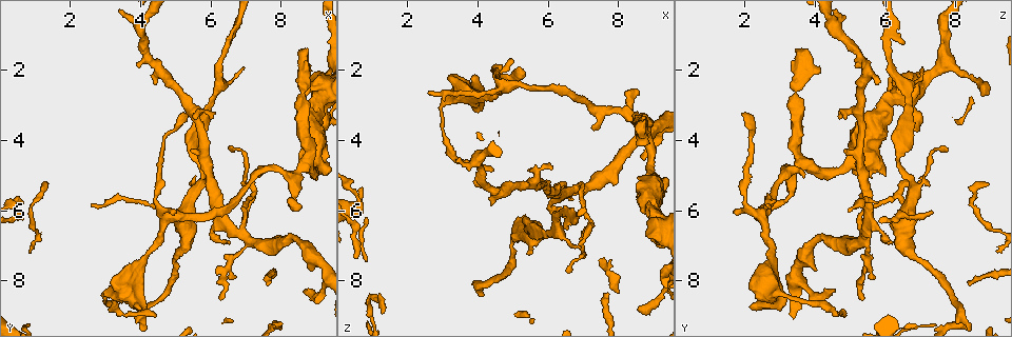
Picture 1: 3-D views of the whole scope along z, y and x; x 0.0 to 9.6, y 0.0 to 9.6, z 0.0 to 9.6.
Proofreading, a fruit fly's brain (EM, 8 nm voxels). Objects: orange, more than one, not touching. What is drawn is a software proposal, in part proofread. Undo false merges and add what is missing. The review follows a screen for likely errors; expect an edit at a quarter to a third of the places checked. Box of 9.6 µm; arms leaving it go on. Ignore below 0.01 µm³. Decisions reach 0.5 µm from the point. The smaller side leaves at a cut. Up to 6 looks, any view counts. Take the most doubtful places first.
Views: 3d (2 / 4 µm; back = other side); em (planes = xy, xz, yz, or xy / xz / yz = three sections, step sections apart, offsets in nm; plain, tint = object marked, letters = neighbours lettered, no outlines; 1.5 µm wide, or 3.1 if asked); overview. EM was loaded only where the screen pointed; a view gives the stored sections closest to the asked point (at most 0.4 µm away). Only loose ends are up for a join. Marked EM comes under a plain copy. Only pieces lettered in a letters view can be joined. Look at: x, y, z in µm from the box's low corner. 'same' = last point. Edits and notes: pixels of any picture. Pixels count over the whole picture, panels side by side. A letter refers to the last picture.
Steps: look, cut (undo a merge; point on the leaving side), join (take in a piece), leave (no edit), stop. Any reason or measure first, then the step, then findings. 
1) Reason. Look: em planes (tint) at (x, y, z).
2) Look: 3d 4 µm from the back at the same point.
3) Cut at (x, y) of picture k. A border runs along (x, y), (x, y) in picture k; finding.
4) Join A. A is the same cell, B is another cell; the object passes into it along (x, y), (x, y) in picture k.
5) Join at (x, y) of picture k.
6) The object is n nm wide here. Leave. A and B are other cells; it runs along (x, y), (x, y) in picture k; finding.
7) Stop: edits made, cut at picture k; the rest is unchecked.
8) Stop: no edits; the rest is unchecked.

Branch stops here. Look: em planes (letters) at (8.95, 3.65, 6.80).

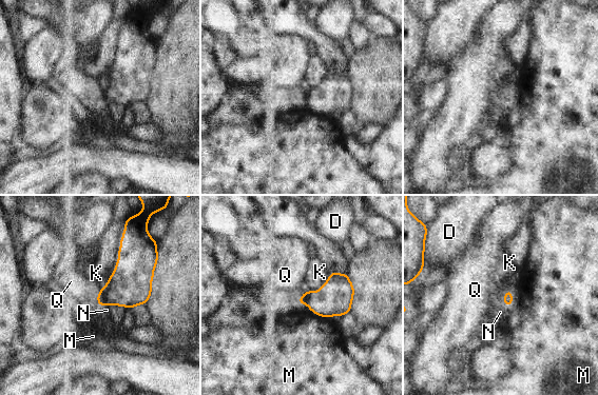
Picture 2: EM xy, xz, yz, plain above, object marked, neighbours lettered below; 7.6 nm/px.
The longest contact is with K, 500 nm. Leave. D, K, M, N and Q are other cells; a border runs along (100, 289), (97, 295), (97, 304) in picture 2; none of them fits.

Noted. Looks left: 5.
Free end. Look: 3d 2 µm at (5.40, 5.25, 7.20).

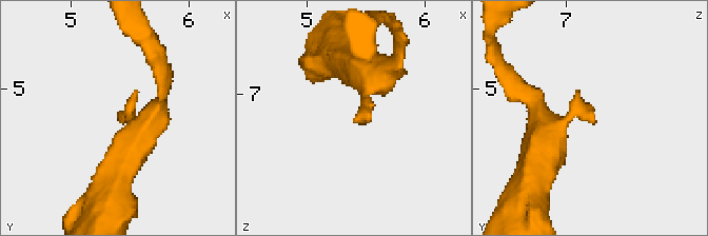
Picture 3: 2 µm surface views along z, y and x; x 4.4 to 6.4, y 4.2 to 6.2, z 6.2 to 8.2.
Need the tissue. Look: em xy step 4 (letters) at (5.38, 5.24, 7.22).

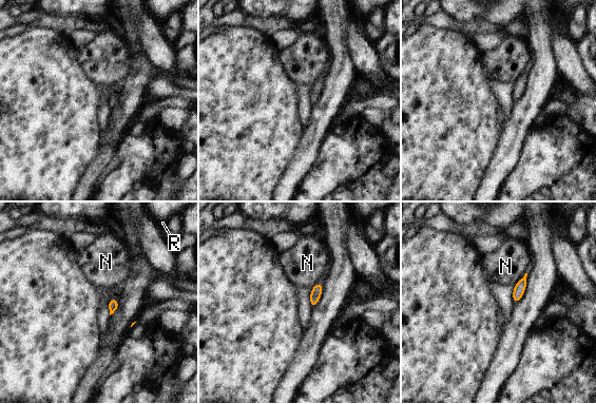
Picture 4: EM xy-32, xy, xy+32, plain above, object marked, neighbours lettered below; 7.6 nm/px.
Look: em planes (letters) at the same point.

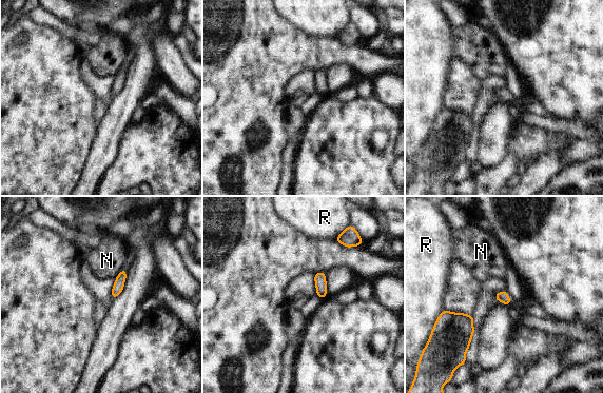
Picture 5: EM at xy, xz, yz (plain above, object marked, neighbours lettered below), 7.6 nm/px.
Leave. N and R are other cells; a border runs along (123, 267), (115, 276) in picture 5; no lettered piece goes on from it.

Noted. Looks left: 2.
Free end. Look: em planes (tint) at (6.20, 3.20, 4.85).

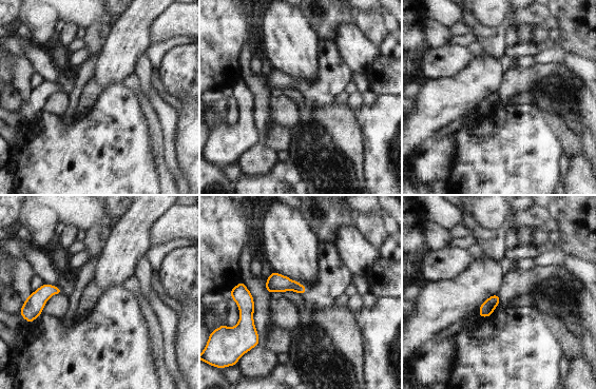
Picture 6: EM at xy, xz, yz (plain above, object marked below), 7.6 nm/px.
What lies round it. Look: em planes (letters) at the same point.

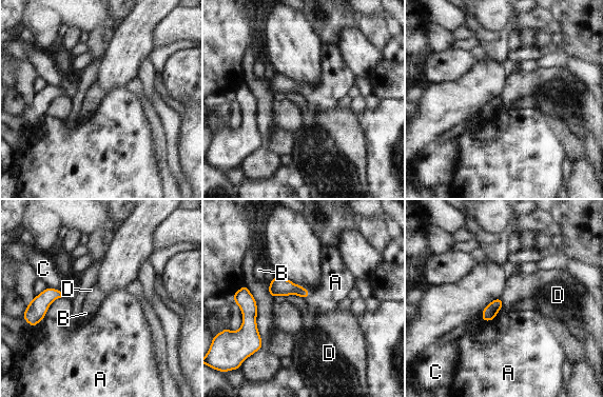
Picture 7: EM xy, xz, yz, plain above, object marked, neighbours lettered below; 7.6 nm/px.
Leave. A, B, C and D are other cells; a border runs along (502, 306), (492, 319), (482, 321) in picture 7; none of them fits.

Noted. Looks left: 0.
Stop: no edits; the rest is unchecked.

